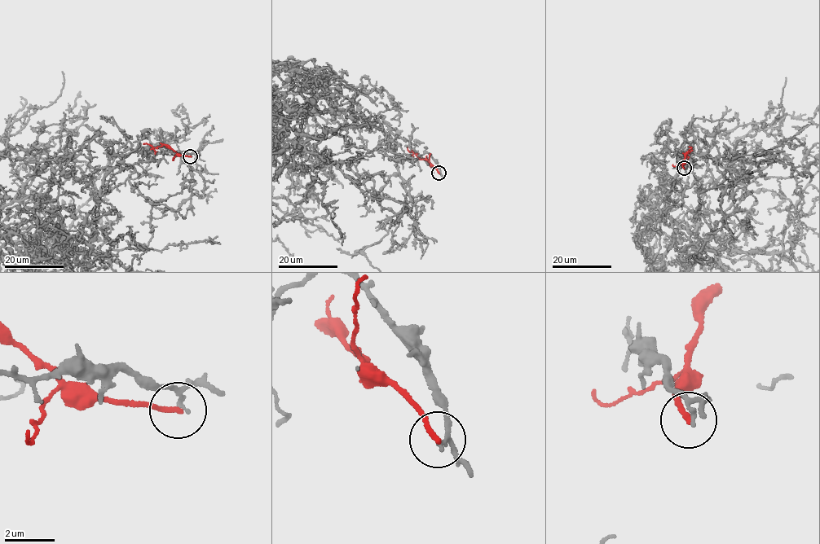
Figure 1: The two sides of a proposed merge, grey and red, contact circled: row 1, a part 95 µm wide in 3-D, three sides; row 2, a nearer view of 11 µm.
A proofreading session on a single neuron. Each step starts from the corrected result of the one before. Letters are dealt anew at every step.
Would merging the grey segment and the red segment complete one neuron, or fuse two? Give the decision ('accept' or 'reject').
reject

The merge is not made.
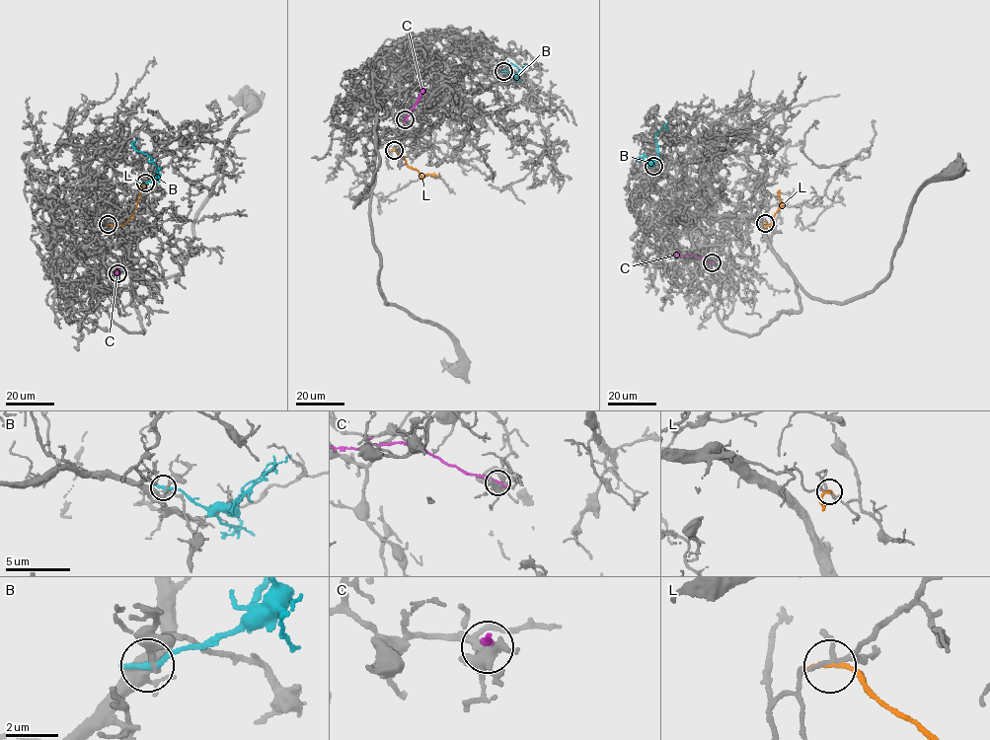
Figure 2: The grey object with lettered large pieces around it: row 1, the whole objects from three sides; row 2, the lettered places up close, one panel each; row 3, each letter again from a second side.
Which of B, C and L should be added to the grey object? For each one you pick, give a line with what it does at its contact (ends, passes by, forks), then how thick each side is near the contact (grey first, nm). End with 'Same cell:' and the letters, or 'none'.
L: it ends | 150/200 nm
Same cell: L

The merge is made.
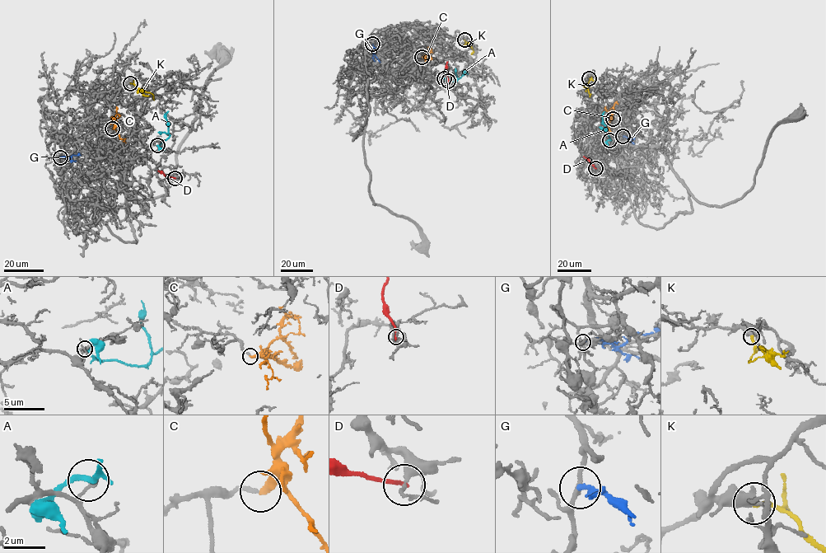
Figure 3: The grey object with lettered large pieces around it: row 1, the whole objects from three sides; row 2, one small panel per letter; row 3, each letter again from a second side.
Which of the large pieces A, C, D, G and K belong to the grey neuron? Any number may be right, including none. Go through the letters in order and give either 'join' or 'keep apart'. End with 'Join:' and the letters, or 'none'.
A: keep apart
C: join
D: keep apart
G: keep apart
K: keep apart
Join: C

